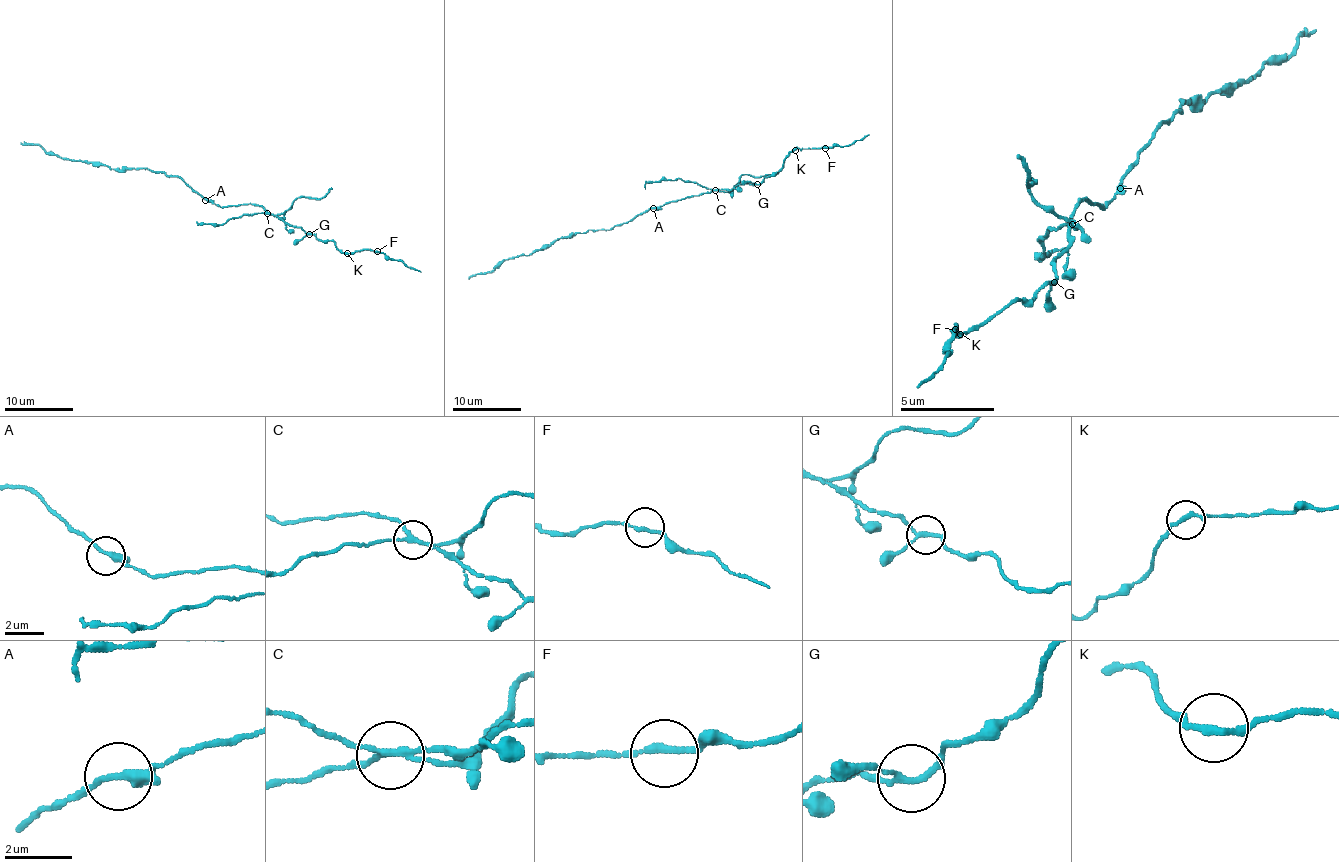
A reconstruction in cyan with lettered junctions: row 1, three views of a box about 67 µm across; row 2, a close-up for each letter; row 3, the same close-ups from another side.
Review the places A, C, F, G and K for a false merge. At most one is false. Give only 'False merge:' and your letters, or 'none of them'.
False merge: C

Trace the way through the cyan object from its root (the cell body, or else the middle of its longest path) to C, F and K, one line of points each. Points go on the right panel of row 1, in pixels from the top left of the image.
C: (1101, 207), (1082, 197), (1073, 211), (1073, 225)
F: (1101, 207), (1087, 197), (1078, 202), (1073, 239), (1054, 258), (1054, 282), (965, 334), (955, 329)
K: (1101, 207), (1087, 197), (1078, 202), (1073, 239), (1054, 258), (1054, 282), (1031, 301), (1012, 301), (960, 334)

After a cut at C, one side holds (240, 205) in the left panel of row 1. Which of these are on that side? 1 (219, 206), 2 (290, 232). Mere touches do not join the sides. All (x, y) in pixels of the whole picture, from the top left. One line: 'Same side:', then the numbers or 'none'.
Same side: 1, 2

